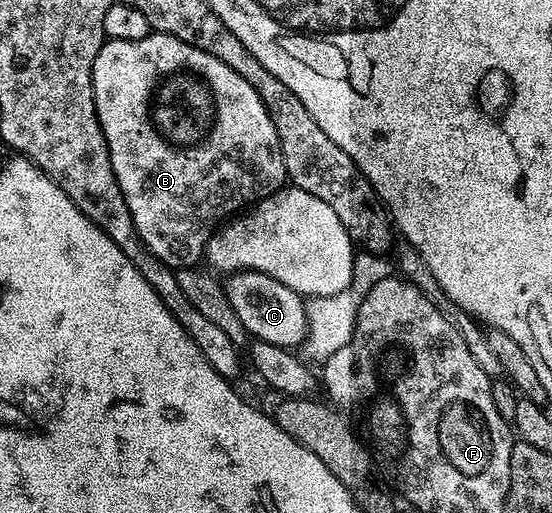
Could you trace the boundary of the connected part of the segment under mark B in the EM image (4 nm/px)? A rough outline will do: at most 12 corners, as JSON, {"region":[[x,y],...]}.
{"region":[[175,36],[101,45],[93,103],[171,268],[286,185],[259,92]]}

